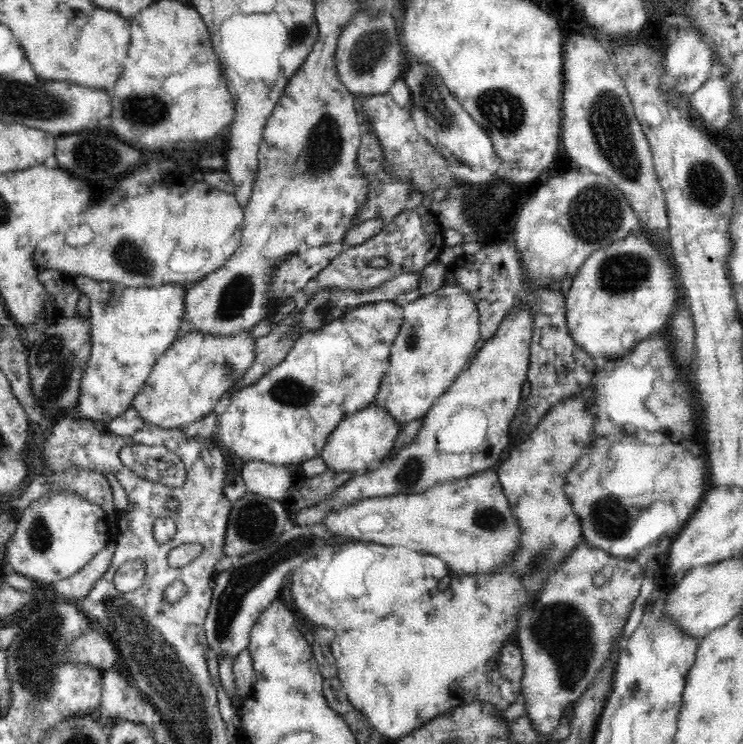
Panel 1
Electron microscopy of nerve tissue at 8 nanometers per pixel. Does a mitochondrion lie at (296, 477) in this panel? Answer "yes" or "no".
no

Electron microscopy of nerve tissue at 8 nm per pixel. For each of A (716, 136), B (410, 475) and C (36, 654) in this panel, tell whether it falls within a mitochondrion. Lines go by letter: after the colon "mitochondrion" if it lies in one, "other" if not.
A: other
B: mitochondrion
C: mitochondrion

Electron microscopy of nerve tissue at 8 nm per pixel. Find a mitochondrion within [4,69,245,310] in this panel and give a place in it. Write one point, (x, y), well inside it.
(149, 110)

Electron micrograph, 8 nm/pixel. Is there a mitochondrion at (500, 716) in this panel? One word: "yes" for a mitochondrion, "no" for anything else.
no

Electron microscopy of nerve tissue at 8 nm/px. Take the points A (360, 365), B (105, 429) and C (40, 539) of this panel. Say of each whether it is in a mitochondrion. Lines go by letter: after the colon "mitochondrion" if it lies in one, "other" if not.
A: other
B: other
C: mitochondrion

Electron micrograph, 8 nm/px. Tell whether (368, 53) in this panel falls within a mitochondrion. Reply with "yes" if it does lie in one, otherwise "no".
yes

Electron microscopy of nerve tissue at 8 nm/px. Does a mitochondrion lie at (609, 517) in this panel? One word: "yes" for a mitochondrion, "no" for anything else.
yes

